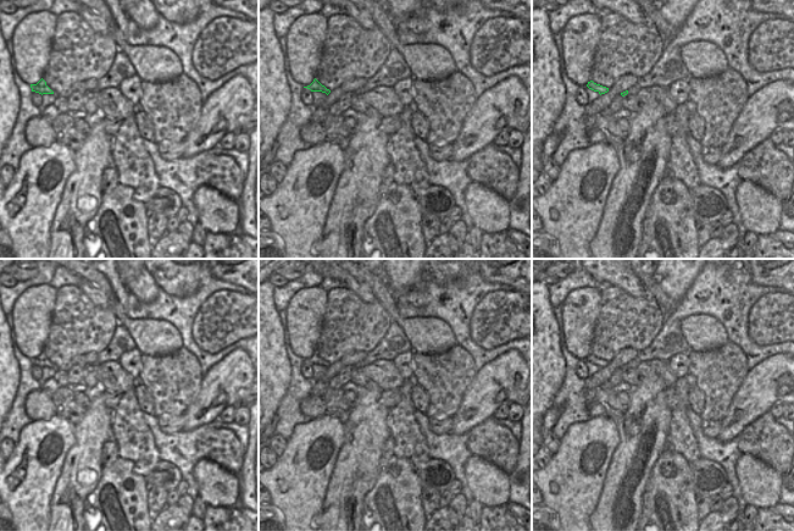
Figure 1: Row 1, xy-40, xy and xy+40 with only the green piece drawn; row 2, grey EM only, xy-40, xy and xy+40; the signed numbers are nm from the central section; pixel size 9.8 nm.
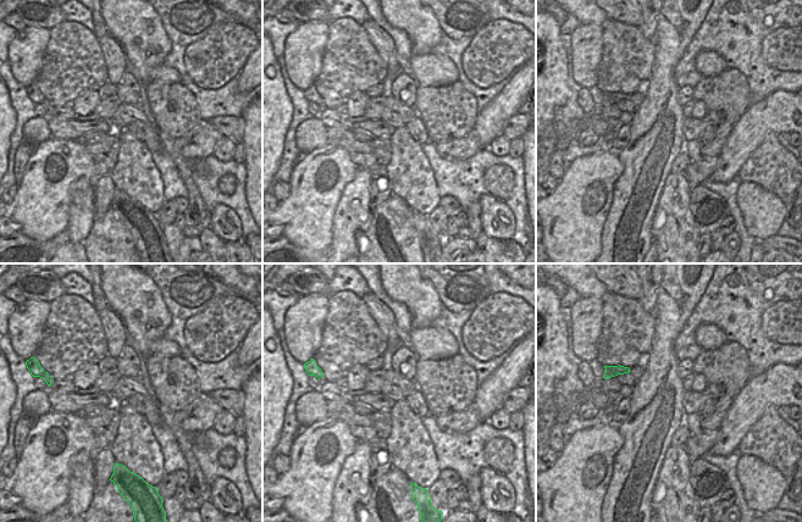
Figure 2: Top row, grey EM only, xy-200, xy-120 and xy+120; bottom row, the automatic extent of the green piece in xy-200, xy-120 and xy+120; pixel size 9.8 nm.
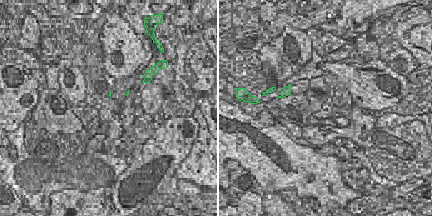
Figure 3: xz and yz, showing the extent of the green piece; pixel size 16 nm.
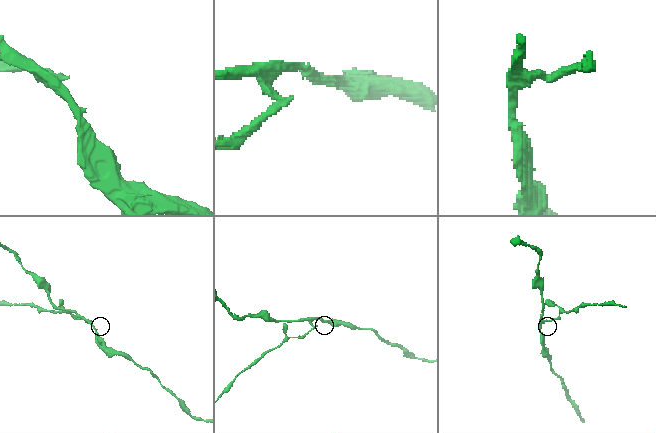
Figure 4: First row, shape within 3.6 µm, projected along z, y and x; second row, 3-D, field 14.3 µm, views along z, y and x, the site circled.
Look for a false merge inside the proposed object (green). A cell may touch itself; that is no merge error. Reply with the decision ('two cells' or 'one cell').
two cells

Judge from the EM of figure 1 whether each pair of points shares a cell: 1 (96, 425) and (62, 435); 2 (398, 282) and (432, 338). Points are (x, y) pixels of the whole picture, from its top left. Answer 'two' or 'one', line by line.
1: two
2: two

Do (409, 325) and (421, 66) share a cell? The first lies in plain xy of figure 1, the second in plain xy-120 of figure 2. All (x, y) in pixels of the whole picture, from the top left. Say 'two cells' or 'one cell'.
one cell

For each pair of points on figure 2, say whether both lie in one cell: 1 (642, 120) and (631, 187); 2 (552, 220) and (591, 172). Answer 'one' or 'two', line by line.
1: one
2: one

